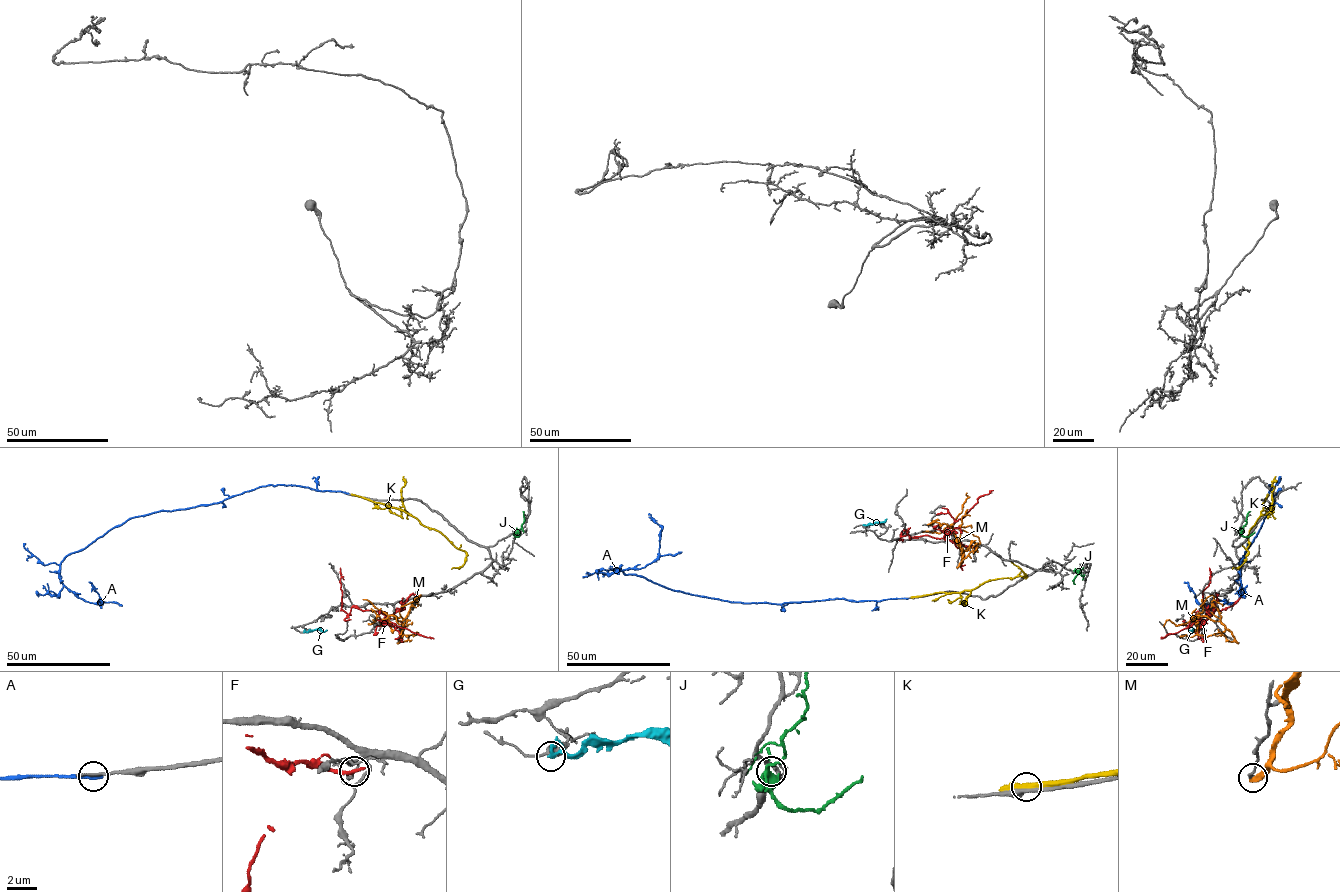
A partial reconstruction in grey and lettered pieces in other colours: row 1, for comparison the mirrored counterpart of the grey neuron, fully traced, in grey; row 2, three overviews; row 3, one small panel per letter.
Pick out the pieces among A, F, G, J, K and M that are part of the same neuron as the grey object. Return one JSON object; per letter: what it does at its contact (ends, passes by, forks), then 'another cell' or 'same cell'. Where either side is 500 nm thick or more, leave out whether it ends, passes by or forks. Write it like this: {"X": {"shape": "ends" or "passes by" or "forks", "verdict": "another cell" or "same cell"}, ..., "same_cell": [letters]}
{"A": {"shape": "ends", "verdict": "another cell"}, "F": {"shape": "ends", "verdict": "another cell"}, "G": {"shape": "passes by", "verdict": "another cell"}, "J": {"shape": "forks", "verdict": "another cell"}, "K": {"shape": "passes by", "verdict": "another cell"}, "M": {"shape": "ends", "verdict": "another cell"}, "same_cell": []}

